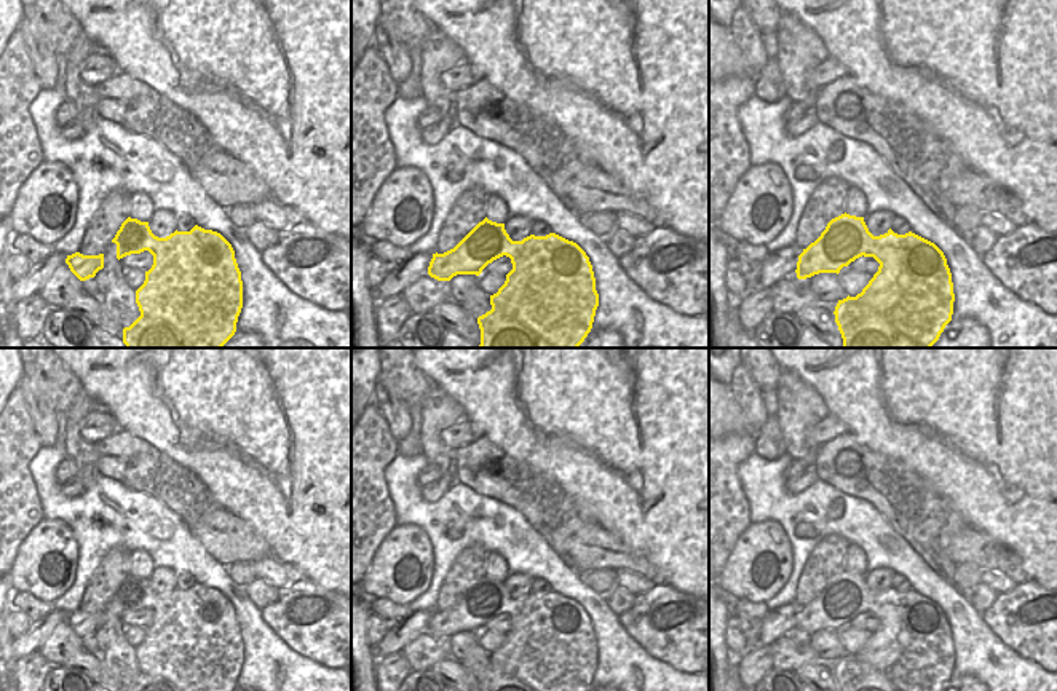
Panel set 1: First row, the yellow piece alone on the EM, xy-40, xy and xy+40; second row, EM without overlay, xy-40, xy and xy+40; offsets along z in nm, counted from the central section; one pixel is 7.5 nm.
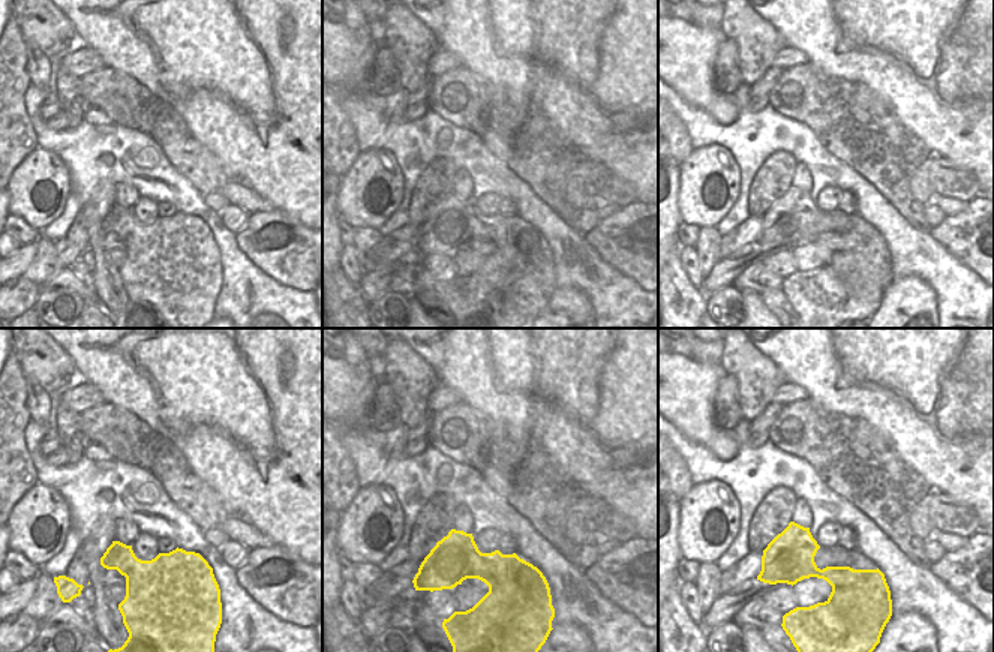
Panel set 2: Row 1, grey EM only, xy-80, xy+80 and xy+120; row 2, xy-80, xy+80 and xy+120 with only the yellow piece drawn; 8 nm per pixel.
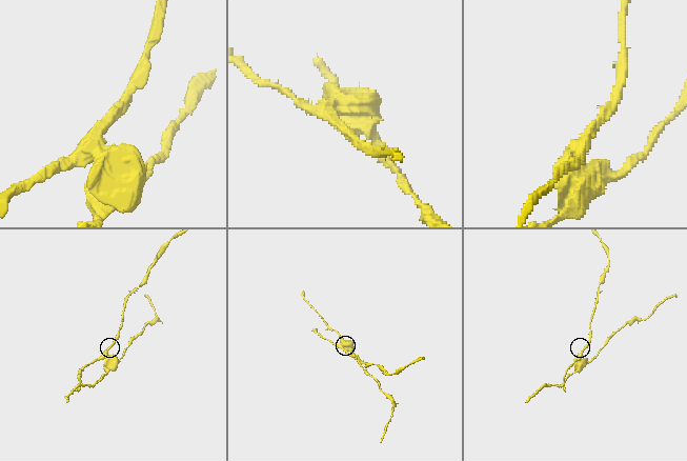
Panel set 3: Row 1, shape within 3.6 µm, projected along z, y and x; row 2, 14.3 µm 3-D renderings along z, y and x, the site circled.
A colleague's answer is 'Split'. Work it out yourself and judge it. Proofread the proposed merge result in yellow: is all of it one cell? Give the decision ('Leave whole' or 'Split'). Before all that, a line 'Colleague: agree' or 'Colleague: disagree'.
Colleague: agree
Split

